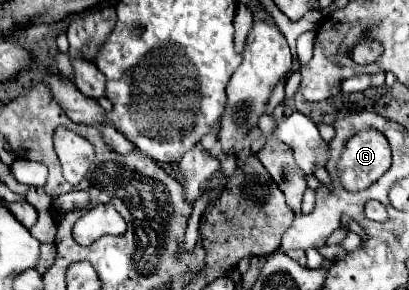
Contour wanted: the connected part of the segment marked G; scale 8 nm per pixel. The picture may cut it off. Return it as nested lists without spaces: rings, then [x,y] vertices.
[[[363,131],[349,139],[339,159],[339,179],[347,191],[367,189],[391,165],[387,139],[377,131]]]

